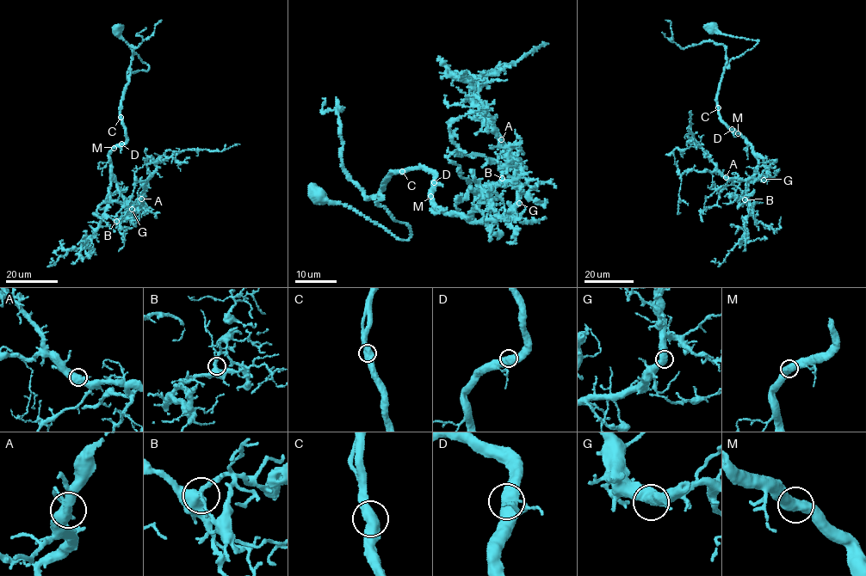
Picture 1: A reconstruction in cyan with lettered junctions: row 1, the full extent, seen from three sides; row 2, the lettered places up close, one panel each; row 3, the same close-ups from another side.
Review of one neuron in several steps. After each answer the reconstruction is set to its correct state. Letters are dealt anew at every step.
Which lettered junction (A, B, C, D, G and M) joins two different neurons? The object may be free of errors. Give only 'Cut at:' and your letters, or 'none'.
Cut at: none

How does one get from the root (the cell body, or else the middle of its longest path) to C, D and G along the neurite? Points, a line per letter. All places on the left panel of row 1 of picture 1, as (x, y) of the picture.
C: (119, 29), (124, 40), (149, 66), (145, 71), (127, 73), (128, 82), (125, 86), (120, 117)
D: (119, 29), (149, 66), (145, 71), (126, 73), (128, 82), (120, 112), (126, 139), (121, 144)
G: (119, 29), (149, 66), (126, 73), (120, 112), (126, 139), (109, 154), (117, 189), (132, 209)

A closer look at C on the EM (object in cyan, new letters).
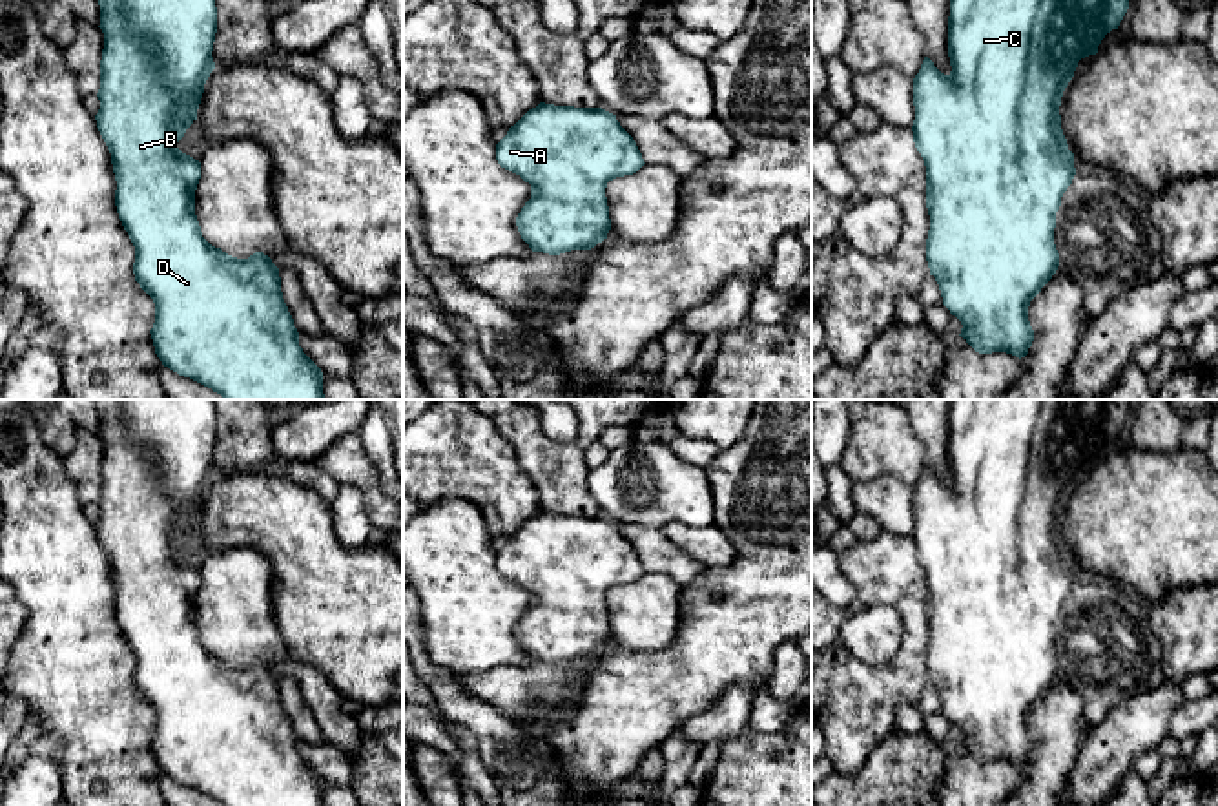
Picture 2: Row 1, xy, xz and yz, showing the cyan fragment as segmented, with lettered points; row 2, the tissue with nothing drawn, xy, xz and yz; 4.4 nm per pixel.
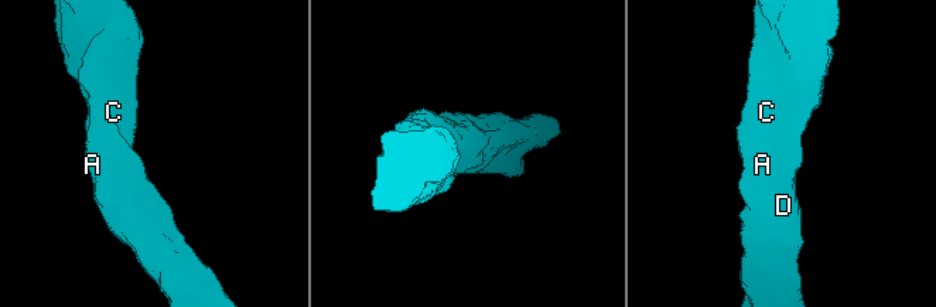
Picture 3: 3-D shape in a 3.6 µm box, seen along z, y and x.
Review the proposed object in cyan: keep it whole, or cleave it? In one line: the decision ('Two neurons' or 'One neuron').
One neuron

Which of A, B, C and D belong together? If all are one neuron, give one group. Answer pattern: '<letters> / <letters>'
A B C D

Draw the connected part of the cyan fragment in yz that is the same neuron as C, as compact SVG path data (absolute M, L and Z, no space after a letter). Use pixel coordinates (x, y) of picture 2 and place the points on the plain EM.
M952 399L948 425L948 465L952 480L948 483L941 481L934 470L924 465L914 487L915 529L912 540L915 556L926 574L926 616L930 624L926 669L930 684L934 684L939 693L943 713L963 733L959 744L979 762L1006 760L1021 768L1032 755L1034 739L1028 729L1028 715L1059 675L1059 662L1054 653L1056 620L1076 584L1074 562L1068 558L1061 538L1061 505L1074 485L1078 470L1098 461L1098 454L1107 441L1118 438L1127 418L1129 399Z

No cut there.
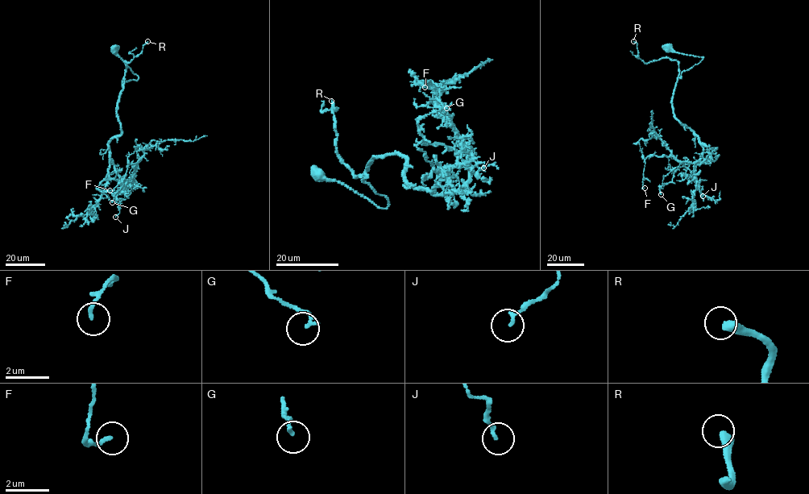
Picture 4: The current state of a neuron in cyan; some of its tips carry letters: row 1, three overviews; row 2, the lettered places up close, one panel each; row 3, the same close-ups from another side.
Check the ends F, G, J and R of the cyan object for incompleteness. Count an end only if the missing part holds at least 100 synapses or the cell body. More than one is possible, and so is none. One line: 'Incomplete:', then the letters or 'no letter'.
Incomplete: R

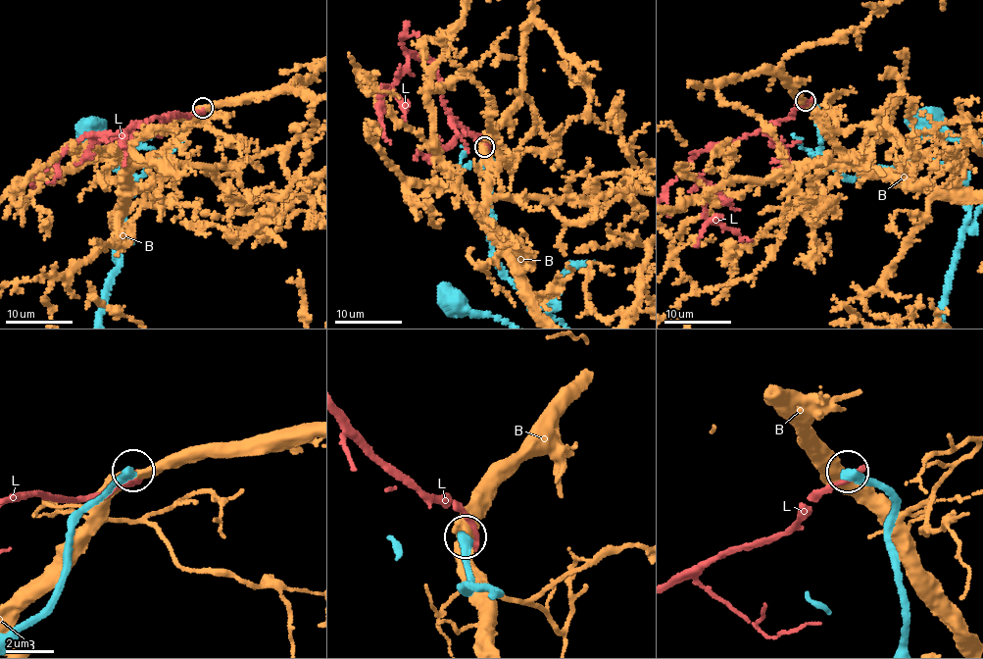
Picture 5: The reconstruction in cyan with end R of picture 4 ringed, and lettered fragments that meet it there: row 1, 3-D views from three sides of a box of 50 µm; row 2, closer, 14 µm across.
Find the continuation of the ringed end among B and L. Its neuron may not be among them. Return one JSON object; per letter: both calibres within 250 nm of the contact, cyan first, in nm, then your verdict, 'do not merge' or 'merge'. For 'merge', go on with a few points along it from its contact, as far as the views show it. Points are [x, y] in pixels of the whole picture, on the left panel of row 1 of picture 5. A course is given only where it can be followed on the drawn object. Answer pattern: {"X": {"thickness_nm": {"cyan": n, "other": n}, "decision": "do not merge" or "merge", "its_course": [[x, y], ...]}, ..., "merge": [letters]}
{"B": {"thickness_nm": {"cyan": 320, "other": 550}, "decision": "do not merge"}, "L": {"thickness_nm": {"cyan": 480, "other": 300}, "decision": "do not merge"}, "merge": []}

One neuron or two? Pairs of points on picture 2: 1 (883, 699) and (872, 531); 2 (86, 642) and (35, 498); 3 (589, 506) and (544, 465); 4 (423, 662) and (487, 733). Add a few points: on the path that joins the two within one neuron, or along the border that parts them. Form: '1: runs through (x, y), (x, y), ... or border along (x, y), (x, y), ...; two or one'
1: border along (883, 533), (874, 540); two
2: runs through (70, 606), (66, 582), (46, 547), (44, 535); one
3: runs through (578, 500), (555, 476); one
4: runs through (438, 681), (471, 715); one

